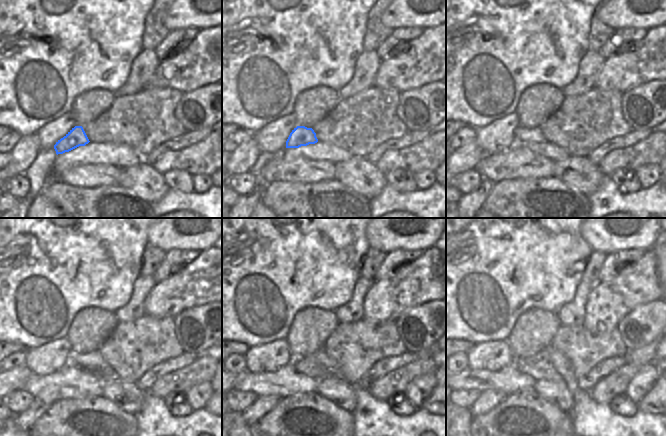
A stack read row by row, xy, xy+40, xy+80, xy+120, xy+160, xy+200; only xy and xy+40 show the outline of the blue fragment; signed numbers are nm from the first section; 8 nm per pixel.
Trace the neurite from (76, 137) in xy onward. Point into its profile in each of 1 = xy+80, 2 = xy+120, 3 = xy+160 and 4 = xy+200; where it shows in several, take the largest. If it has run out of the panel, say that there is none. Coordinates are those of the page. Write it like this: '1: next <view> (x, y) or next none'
1: next xy+80 (524, 136)
2: next xy+120 (93, 360)
3: next xy+160 (320, 356)
4: next xy+200 (562, 365)

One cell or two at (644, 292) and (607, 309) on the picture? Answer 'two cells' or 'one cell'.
one cell

